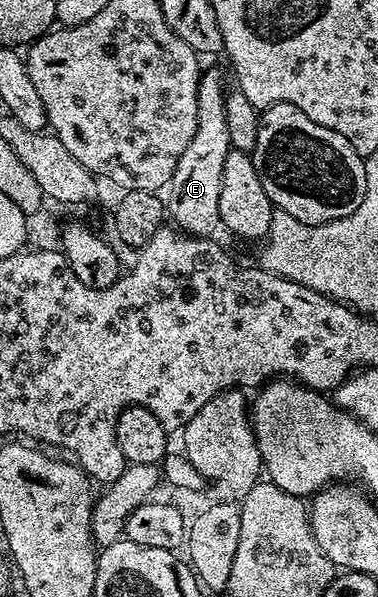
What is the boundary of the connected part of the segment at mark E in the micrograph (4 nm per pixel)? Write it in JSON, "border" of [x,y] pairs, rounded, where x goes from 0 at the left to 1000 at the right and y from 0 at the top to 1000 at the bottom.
{"border":[[[556,116],[524,132],[524,178],[519,179],[519,226],[508,240],[476,260],[466,286],[434,323],[439,363],[484,390],[516,397],[556,397],[582,372],[582,300],[593,286],[593,266],[608,258],[603,204],[593,201],[593,173],[603,144],[577,116]]]}

